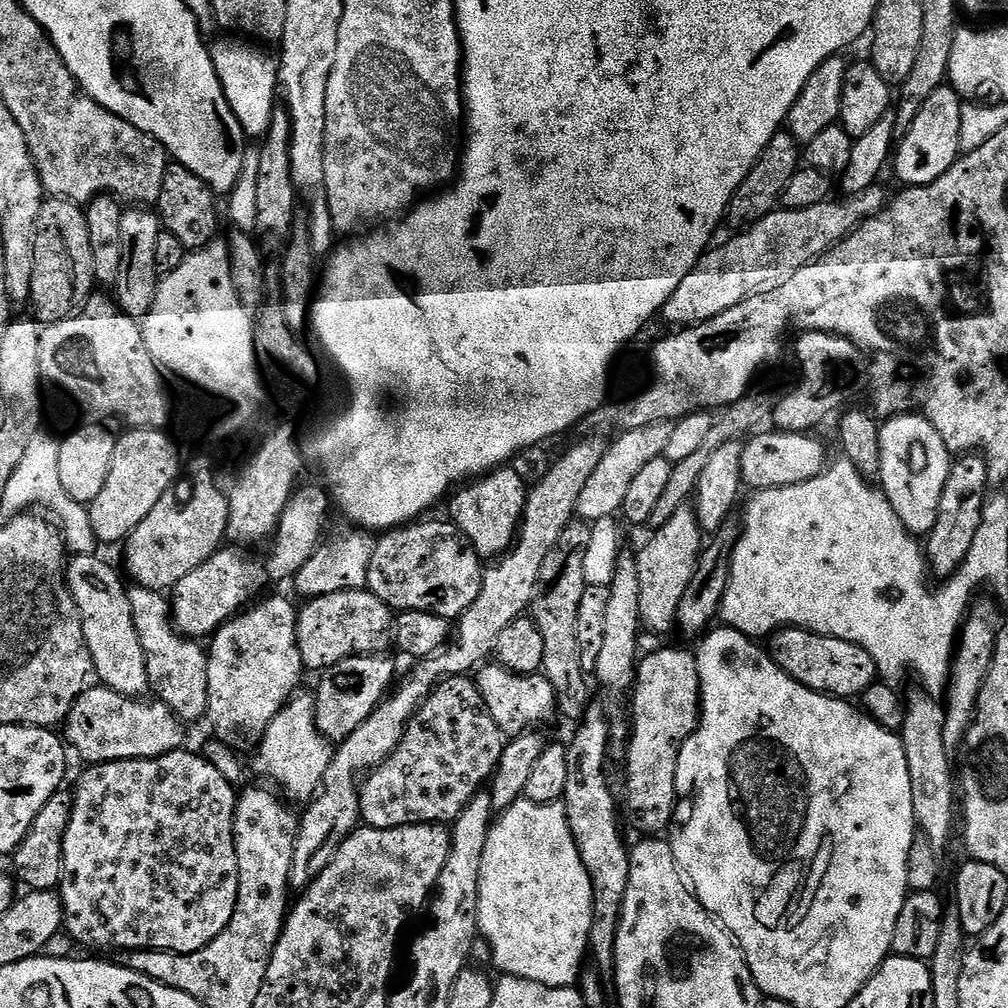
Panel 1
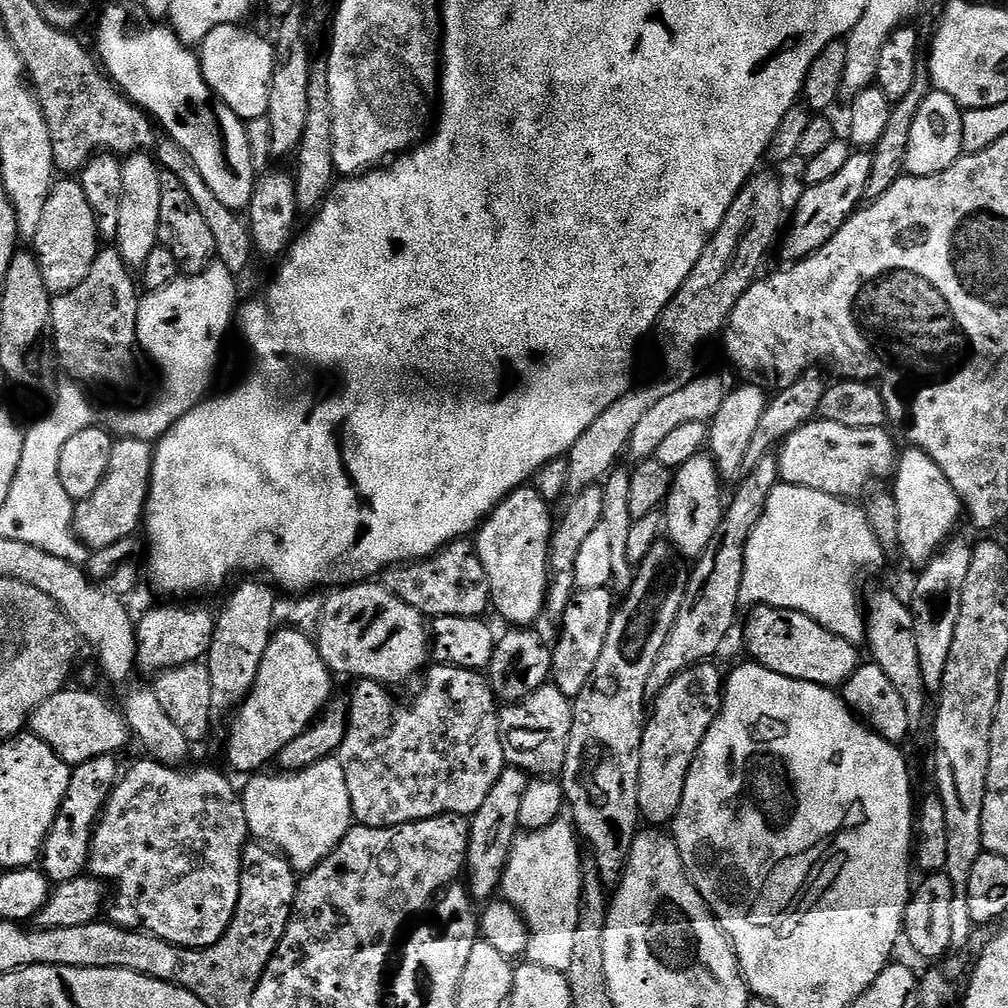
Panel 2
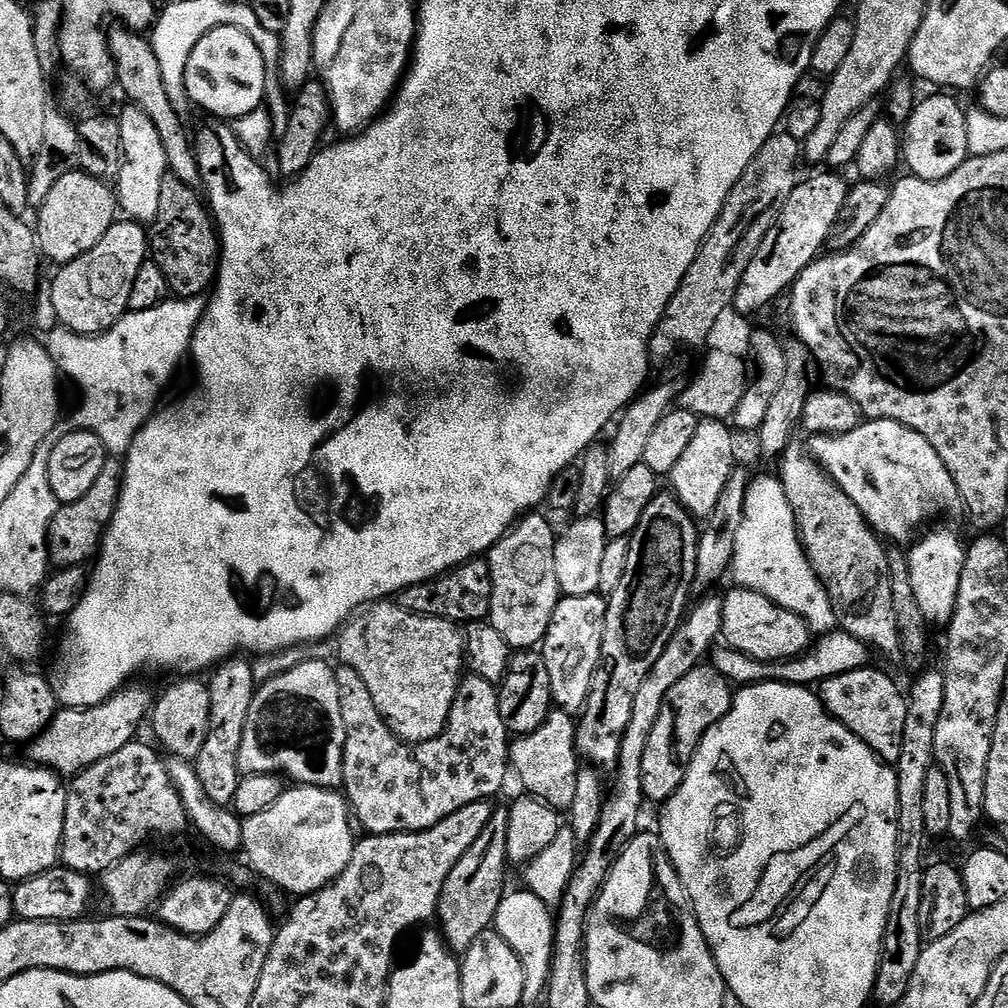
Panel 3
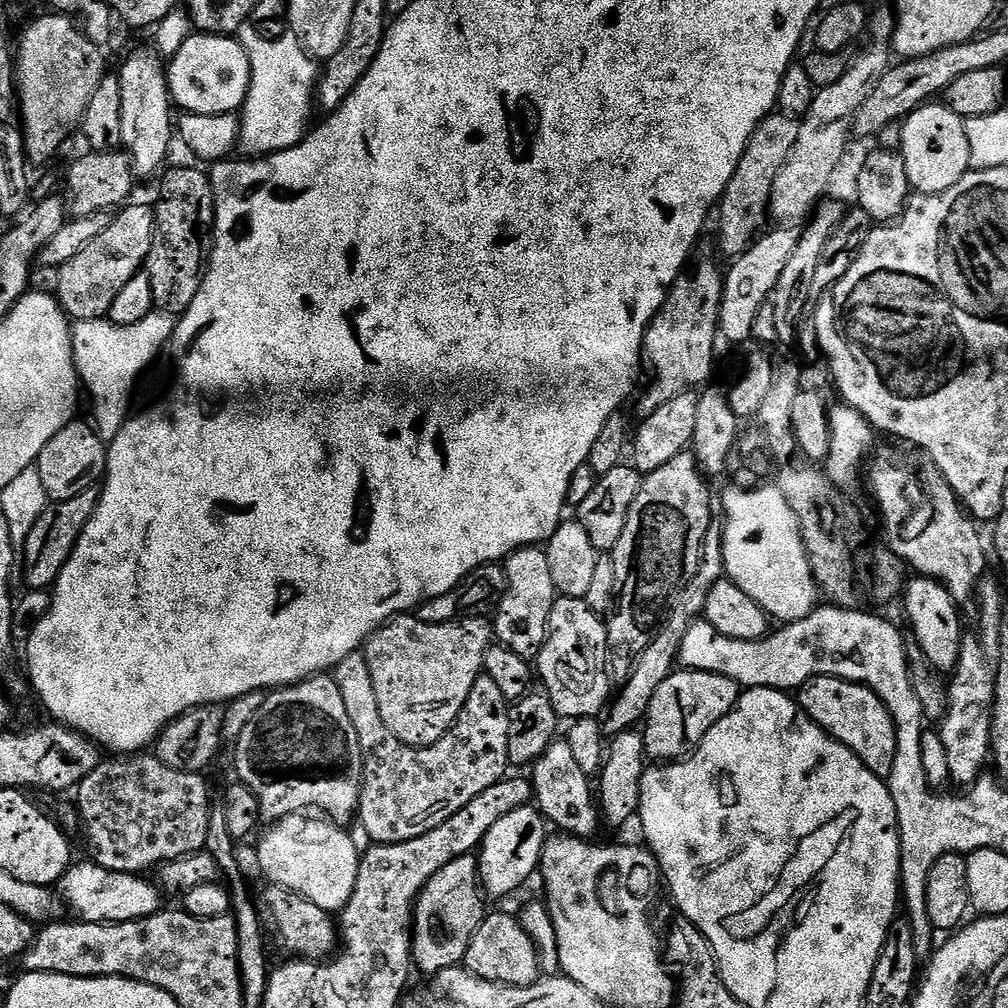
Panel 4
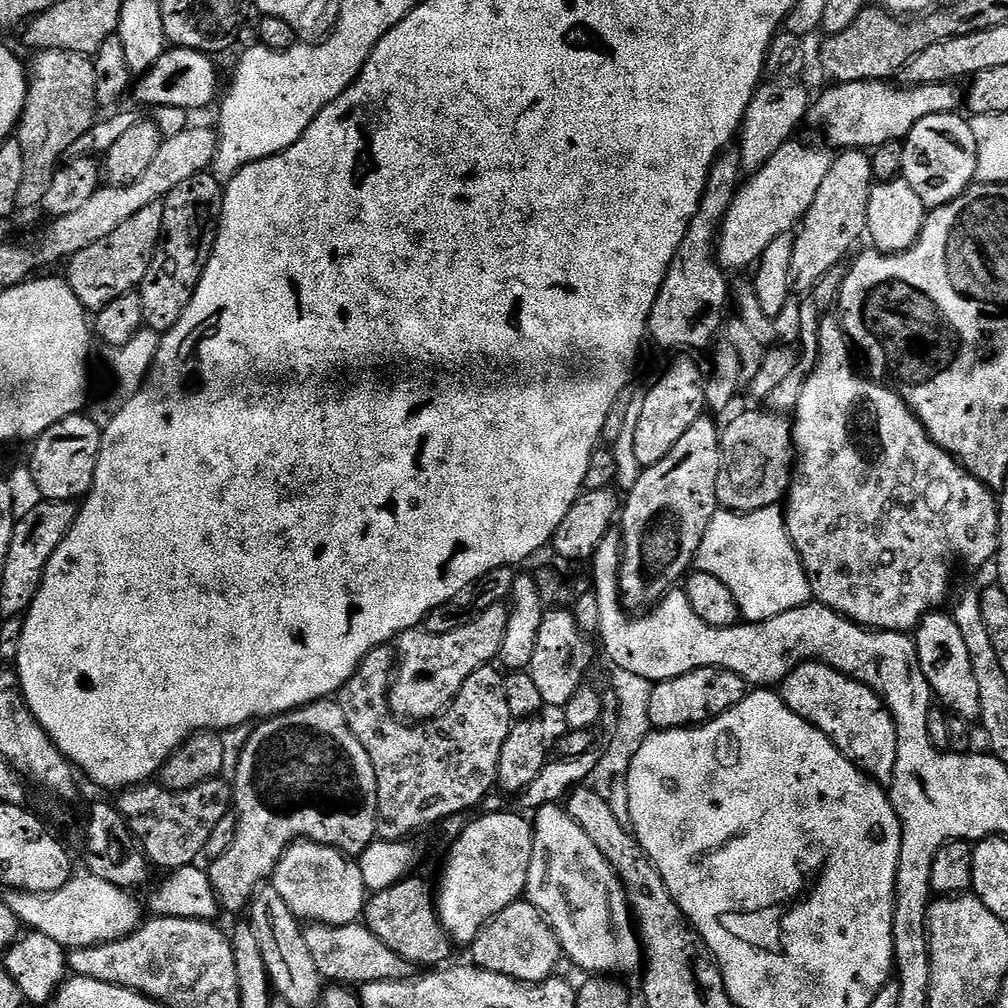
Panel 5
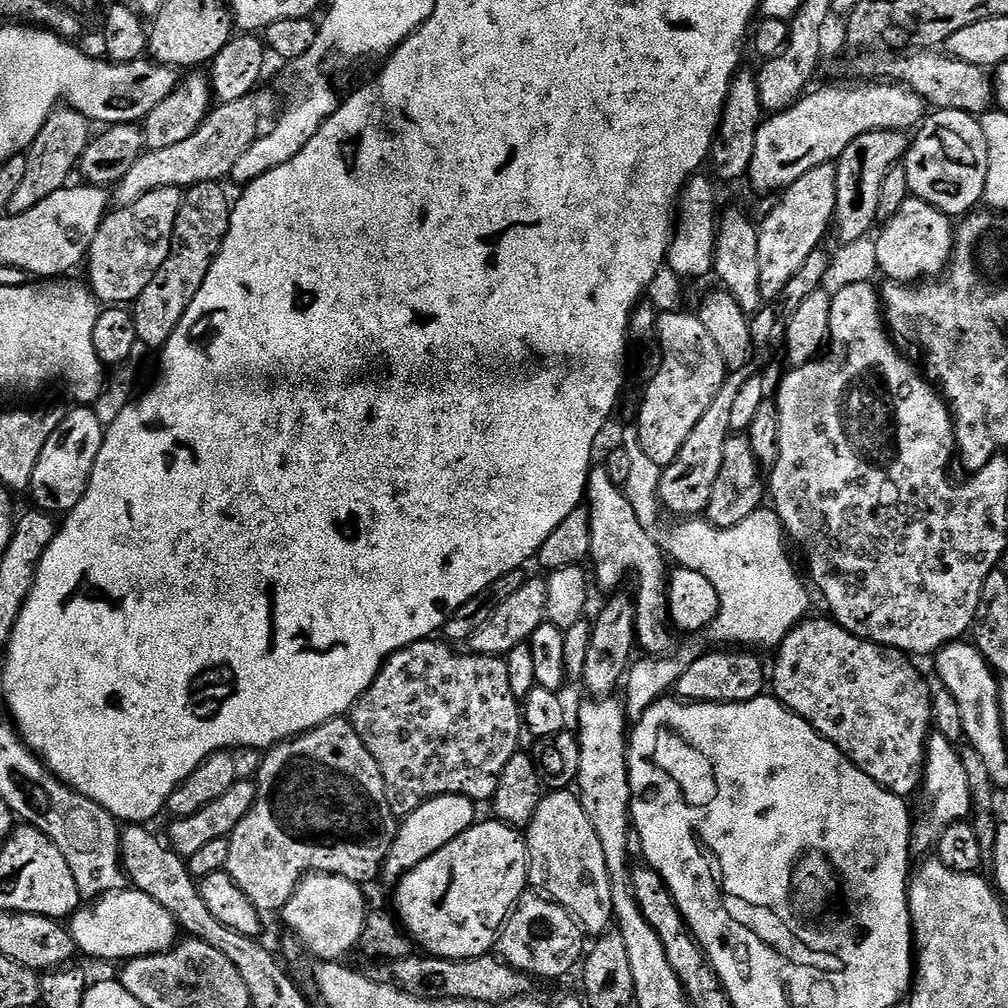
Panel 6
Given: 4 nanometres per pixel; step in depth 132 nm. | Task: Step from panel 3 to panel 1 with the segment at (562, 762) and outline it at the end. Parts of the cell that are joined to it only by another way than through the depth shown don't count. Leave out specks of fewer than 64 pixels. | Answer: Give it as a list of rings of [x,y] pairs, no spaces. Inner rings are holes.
[[[488,662],[475,673],[478,690],[486,702],[486,710],[498,722],[505,737],[520,736],[524,732],[532,732],[539,724],[544,724],[553,715],[557,715],[554,686],[543,674],[523,676],[521,672],[511,672],[499,662]]]

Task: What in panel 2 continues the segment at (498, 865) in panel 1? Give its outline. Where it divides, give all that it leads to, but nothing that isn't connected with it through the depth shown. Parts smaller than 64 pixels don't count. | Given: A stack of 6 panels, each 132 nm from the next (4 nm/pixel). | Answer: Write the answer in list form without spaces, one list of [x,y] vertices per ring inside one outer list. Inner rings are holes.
[[[561,818],[545,828],[525,831],[513,843],[512,852],[508,856],[508,865],[504,867],[504,880],[499,886],[499,891],[503,899],[517,909],[528,927],[527,963],[546,966],[546,970],[567,973],[570,966],[574,933],[578,930],[580,913],[582,859],[580,860],[579,847],[581,848],[581,845],[578,843],[575,827],[567,819]]]

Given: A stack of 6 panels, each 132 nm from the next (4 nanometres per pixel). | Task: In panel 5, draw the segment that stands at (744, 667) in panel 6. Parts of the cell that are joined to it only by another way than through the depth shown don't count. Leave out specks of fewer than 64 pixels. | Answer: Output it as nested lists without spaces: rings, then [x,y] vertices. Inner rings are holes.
[[[699,668],[678,678],[661,680],[650,695],[649,716],[653,729],[690,728],[726,714],[748,697],[750,685],[725,668]]]

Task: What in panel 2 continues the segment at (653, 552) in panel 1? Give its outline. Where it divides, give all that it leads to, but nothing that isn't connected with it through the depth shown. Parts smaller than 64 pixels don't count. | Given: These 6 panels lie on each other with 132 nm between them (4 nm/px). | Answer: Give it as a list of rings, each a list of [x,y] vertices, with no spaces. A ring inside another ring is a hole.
[[[708,454],[690,458],[690,462],[675,469],[668,498],[662,505],[662,516],[666,521],[667,539],[681,557],[699,558],[710,546],[714,534],[718,534],[725,509],[722,500],[720,504],[720,483],[721,474],[716,469],[715,460]]]

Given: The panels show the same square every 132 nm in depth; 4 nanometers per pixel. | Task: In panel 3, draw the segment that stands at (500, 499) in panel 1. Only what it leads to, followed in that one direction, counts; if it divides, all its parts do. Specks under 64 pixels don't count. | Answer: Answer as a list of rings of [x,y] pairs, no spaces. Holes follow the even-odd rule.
[[[529,514],[516,521],[511,532],[507,532],[500,541],[486,553],[486,559],[490,566],[490,578],[494,582],[494,590],[492,591],[492,601],[490,602],[490,610],[488,611],[488,620],[494,626],[494,630],[498,630],[498,634],[502,634],[502,638],[506,638],[509,648],[513,650],[532,650],[537,646],[543,645],[544,635],[550,626],[550,618],[554,614],[554,610],[558,606],[561,598],[560,587],[558,586],[558,574],[554,574],[554,546],[556,545],[557,529],[552,529],[552,524],[544,516],[536,516],[540,514]]]

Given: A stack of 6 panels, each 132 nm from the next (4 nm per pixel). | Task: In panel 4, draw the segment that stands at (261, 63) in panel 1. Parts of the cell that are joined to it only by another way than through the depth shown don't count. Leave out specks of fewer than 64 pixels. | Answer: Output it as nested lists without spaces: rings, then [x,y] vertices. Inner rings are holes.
[[[192,34],[166,64],[168,95],[181,113],[226,115],[243,109],[250,86],[250,58],[232,36]]]

